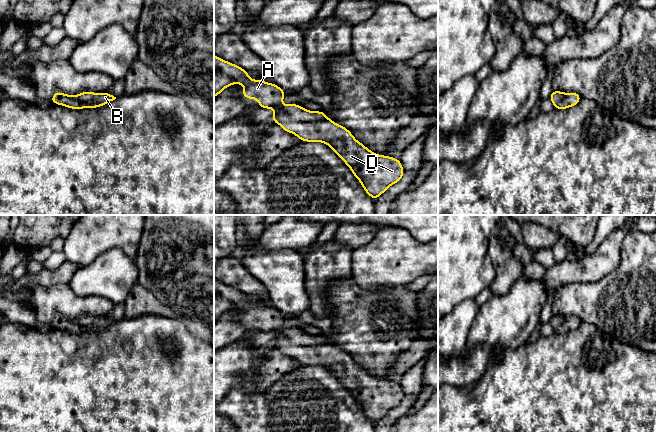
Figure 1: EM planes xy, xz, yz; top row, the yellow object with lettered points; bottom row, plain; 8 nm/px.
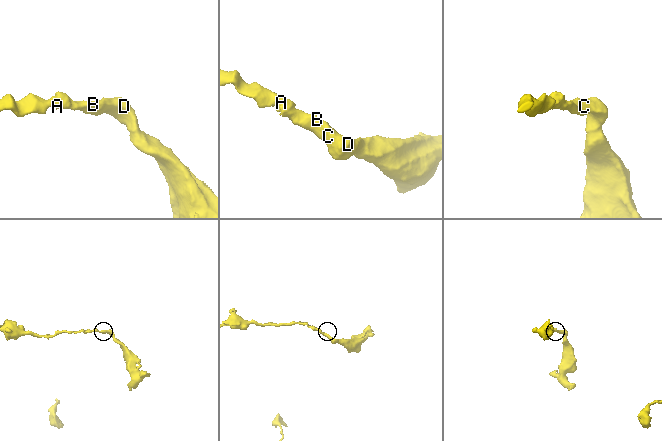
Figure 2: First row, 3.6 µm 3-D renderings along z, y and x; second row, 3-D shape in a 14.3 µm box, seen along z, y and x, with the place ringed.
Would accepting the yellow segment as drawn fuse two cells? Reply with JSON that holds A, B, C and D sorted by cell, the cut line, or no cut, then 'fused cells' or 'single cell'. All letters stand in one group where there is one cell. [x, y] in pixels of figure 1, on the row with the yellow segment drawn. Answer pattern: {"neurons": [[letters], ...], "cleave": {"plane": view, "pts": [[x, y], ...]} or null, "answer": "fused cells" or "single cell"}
{"neurons": [["A", "B", "C", "D"]], "cleave": null, "answer": "single cell"}

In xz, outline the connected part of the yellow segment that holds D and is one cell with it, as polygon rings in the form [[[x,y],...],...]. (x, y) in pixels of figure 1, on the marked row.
[[[214,54],[214,97],[234,84],[243,84],[242,96],[249,100],[256,98],[259,107],[273,108],[272,121],[284,131],[304,142],[327,144],[351,169],[373,200],[402,180],[404,168],[400,159],[372,152],[323,111],[309,111],[299,104],[282,105],[286,92],[278,85],[263,79],[253,80],[247,70]]]

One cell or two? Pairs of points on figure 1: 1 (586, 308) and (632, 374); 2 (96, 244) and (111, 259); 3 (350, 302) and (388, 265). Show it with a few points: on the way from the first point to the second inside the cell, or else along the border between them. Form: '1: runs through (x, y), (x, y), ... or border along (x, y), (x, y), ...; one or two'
1: border along (582, 320), (593, 323), (600, 330), (623, 342); two
2: border along (127, 255), (120, 249), (110, 248), (84, 265); two
3: border along (351, 275), (359, 285), (368, 289), (388, 287); two

